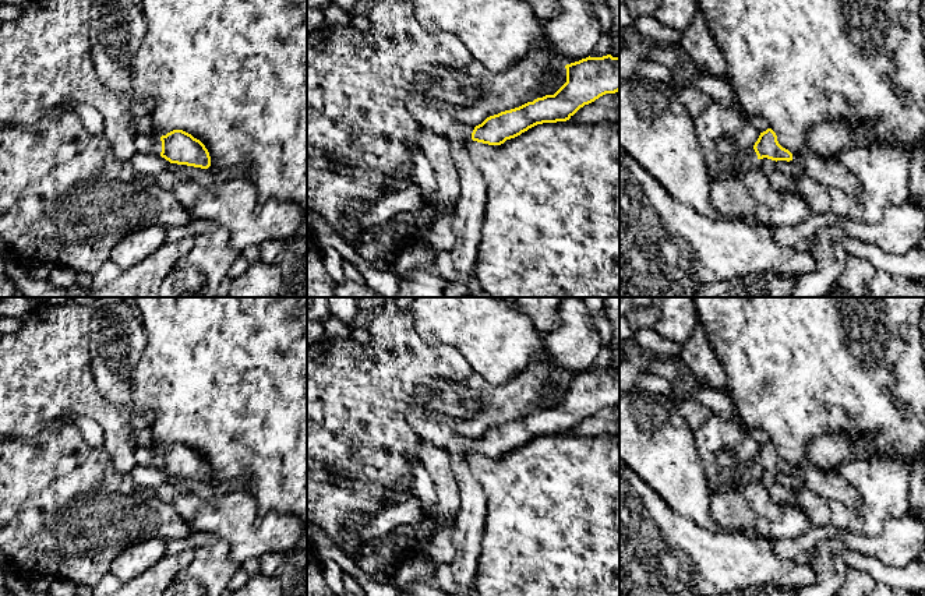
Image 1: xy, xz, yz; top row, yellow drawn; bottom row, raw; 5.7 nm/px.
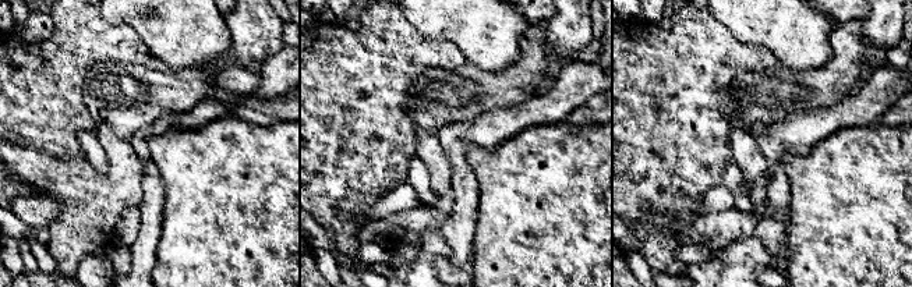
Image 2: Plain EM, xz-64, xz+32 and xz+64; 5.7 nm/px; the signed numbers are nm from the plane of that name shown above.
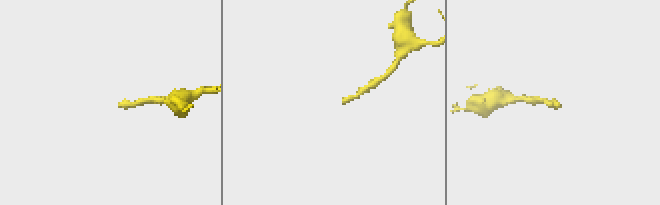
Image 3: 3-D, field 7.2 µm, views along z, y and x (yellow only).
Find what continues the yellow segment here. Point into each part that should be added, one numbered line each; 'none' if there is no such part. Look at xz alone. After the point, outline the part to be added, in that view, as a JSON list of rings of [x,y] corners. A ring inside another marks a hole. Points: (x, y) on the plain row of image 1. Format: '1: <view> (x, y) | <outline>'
1: xz (468, 536) | [[[455,437],[445,448],[459,484],[460,501],[452,536],[455,557],[451,564],[458,592],[446,596],[470,596],[469,588],[476,582],[484,537],[487,496],[469,466],[473,442],[473,438]]]

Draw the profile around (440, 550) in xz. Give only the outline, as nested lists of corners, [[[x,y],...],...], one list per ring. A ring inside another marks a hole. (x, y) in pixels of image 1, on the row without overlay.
[[[442,526],[430,540],[424,554],[430,558],[434,567],[452,564],[455,557],[455,547],[452,543],[453,529],[453,526]]]

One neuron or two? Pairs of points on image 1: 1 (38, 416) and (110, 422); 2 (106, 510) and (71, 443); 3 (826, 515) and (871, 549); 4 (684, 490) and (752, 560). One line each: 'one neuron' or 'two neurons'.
1: one neuron
2: one neuron
3: two neurons
4: two neurons

